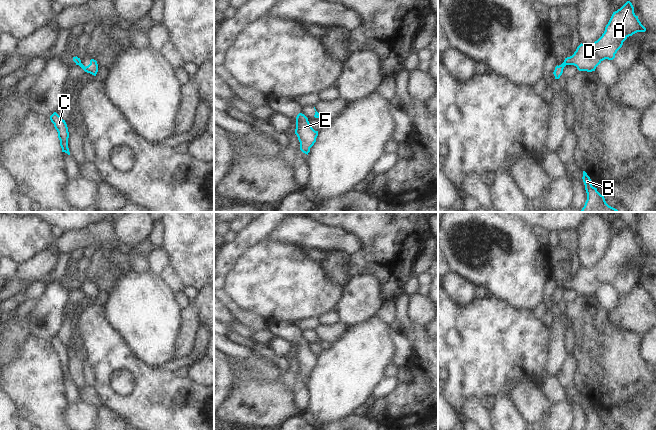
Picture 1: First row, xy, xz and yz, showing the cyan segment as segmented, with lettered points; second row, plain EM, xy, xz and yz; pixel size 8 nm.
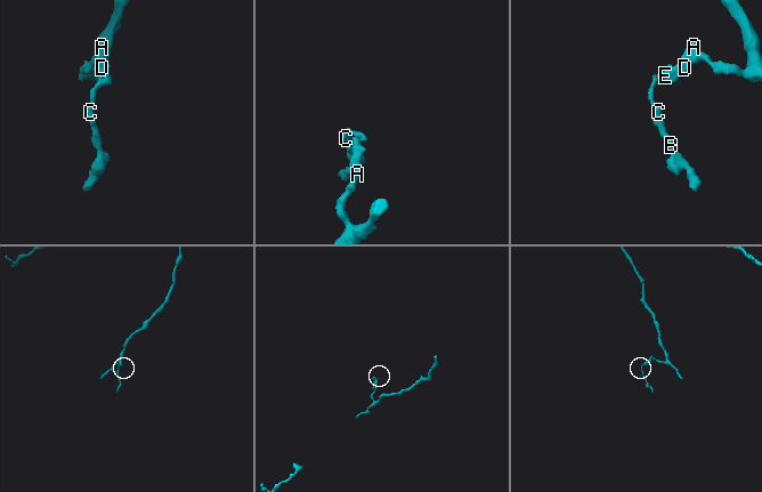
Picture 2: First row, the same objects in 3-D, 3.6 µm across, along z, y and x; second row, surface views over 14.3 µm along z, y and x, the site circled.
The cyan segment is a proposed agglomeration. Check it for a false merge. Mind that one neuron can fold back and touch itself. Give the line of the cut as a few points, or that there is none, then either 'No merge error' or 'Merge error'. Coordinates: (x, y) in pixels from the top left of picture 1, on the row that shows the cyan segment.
Split along yz (564, 61), (566, 64). Merge error

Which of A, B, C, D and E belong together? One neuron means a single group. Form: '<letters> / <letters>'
A D E / B C

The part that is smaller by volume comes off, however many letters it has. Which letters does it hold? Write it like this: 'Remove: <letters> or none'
Remove: B, C

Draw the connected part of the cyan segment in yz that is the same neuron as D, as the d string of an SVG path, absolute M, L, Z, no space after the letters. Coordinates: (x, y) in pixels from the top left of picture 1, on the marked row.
M627 1L613 12L602 36L590 45L580 44L574 54L565 58L566 65L574 65L579 71L592 72L605 59L613 60L623 42L637 32L645 32L634 13L634 7Z

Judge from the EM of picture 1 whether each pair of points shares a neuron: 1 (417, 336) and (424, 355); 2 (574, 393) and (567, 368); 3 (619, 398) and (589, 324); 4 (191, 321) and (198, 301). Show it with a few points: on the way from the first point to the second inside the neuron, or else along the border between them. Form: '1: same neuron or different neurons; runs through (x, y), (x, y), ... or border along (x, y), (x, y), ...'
1: same neuron; runs through (420, 341), (424, 350)
2: same neuron; runs through (570, 387), (567, 382), (567, 374)
3: same neuron; runs through (612, 380), (608, 357), (598, 342)
4: different neurons; border along (190, 303), (196, 309), (201, 324)

